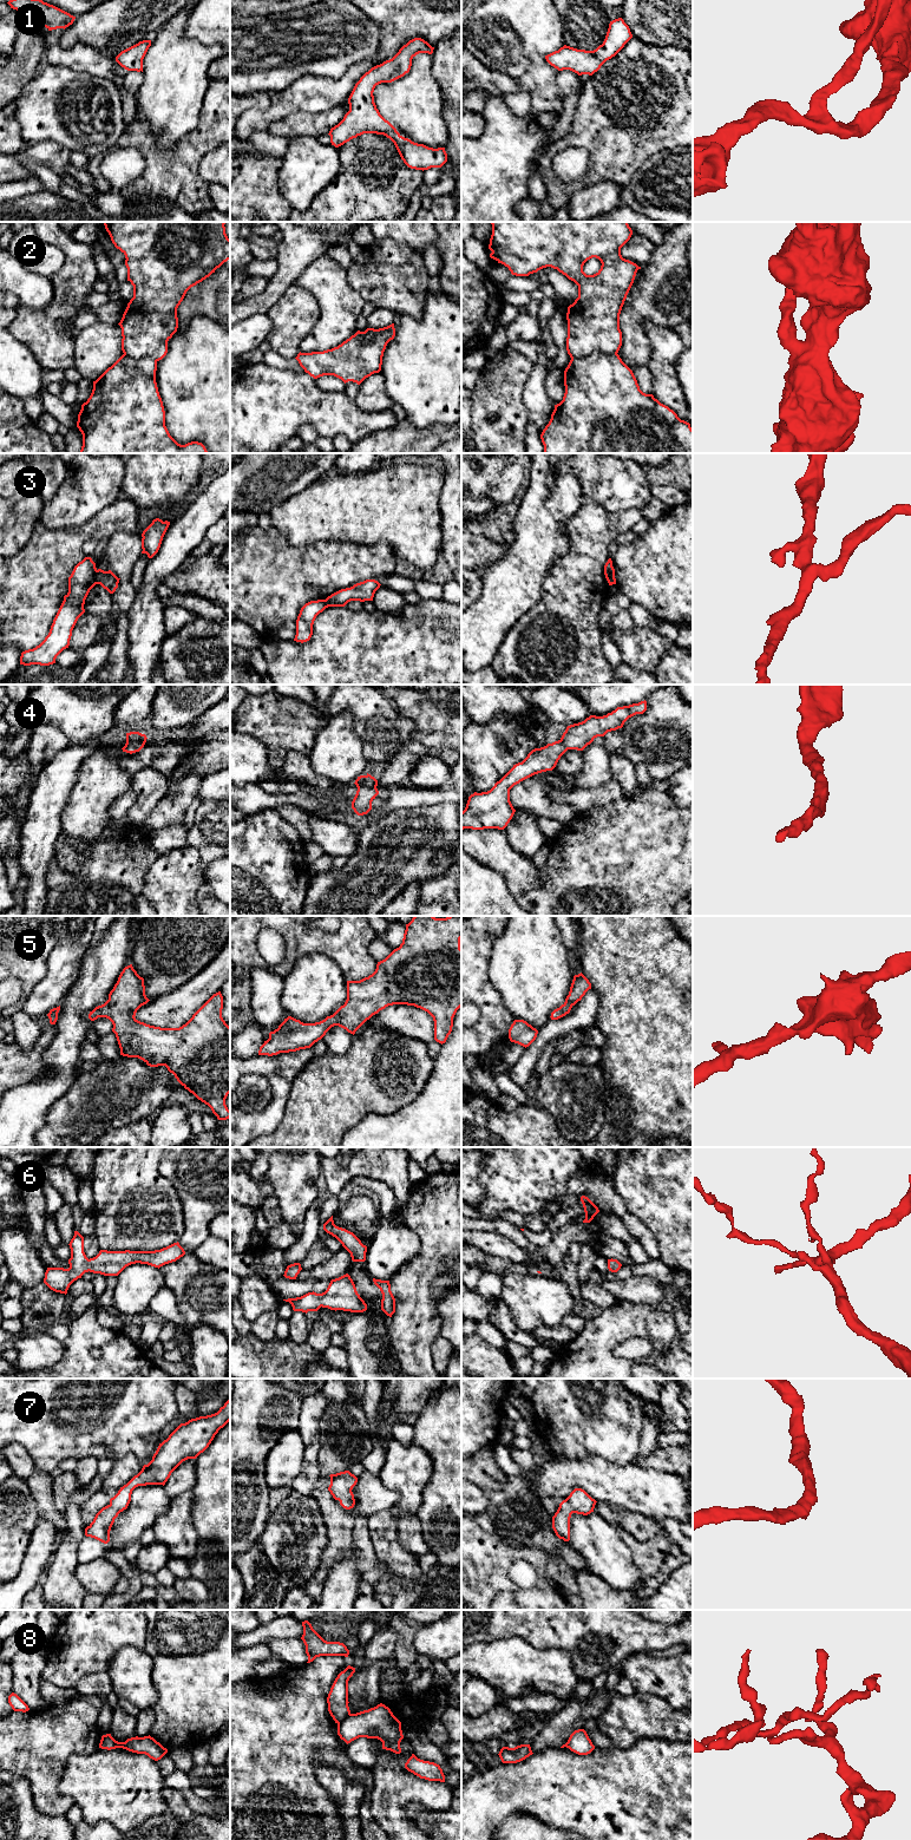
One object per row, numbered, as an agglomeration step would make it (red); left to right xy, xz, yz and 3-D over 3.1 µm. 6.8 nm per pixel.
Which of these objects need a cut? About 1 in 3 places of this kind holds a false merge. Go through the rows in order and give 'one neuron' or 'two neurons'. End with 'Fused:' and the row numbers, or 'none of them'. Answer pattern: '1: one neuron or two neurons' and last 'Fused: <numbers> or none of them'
1: one neuron
2: two neurons
3: two neurons
4: one neuron
5: one neuron
6: one neuron
7: one neuron
8: two neurons
Fused: 2, 3, 8

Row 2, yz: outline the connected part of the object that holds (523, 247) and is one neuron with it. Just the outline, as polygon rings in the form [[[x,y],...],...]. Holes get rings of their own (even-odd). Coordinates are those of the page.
[[[490,222],[492,224],[492,235],[490,238],[489,249],[492,251],[490,257],[496,260],[498,263],[504,264],[509,268],[512,275],[516,276],[529,276],[530,274],[537,273],[538,270],[551,267],[557,269],[559,273],[565,275],[569,280],[574,281],[578,286],[578,297],[572,305],[568,307],[566,320],[568,320],[568,338],[566,338],[566,351],[570,358],[584,358],[592,353],[605,353],[605,354],[616,354],[618,353],[622,346],[622,332],[620,329],[620,314],[627,295],[634,283],[636,273],[641,267],[636,263],[625,260],[621,255],[621,248],[630,240],[633,230],[629,227],[628,222]],[[596,257],[601,261],[601,269],[594,275],[586,275],[583,271],[584,263]]]

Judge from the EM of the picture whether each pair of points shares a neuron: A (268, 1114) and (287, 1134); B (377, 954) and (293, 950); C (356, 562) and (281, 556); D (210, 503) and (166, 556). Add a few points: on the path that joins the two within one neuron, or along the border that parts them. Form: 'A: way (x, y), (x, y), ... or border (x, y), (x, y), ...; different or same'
A: border (288, 1099), (282, 1120), (270, 1133), (266, 1134); different
B: border (375, 936), (368, 945), (368, 954), (377, 962); different
C: way (338, 564), (300, 564); same
D: way (200, 516), (178, 543); same

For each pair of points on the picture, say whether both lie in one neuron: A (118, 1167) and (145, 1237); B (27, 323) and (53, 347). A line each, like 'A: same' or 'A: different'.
A: same
B: same

